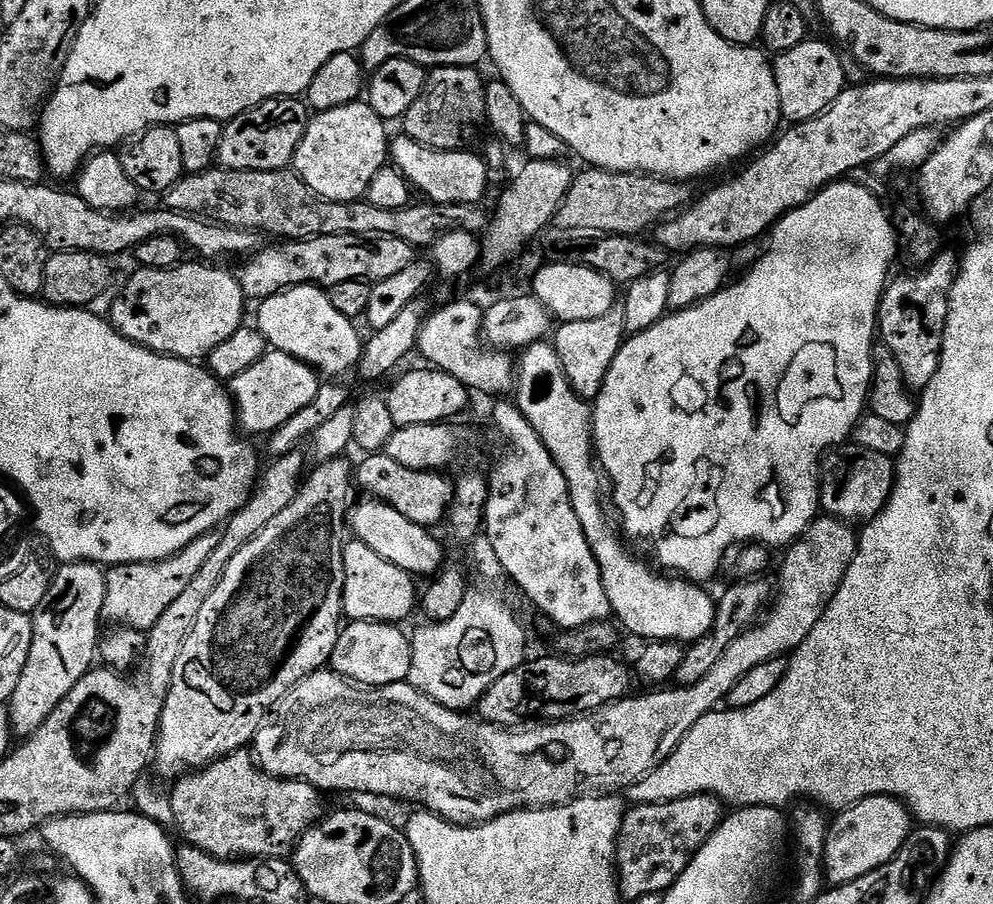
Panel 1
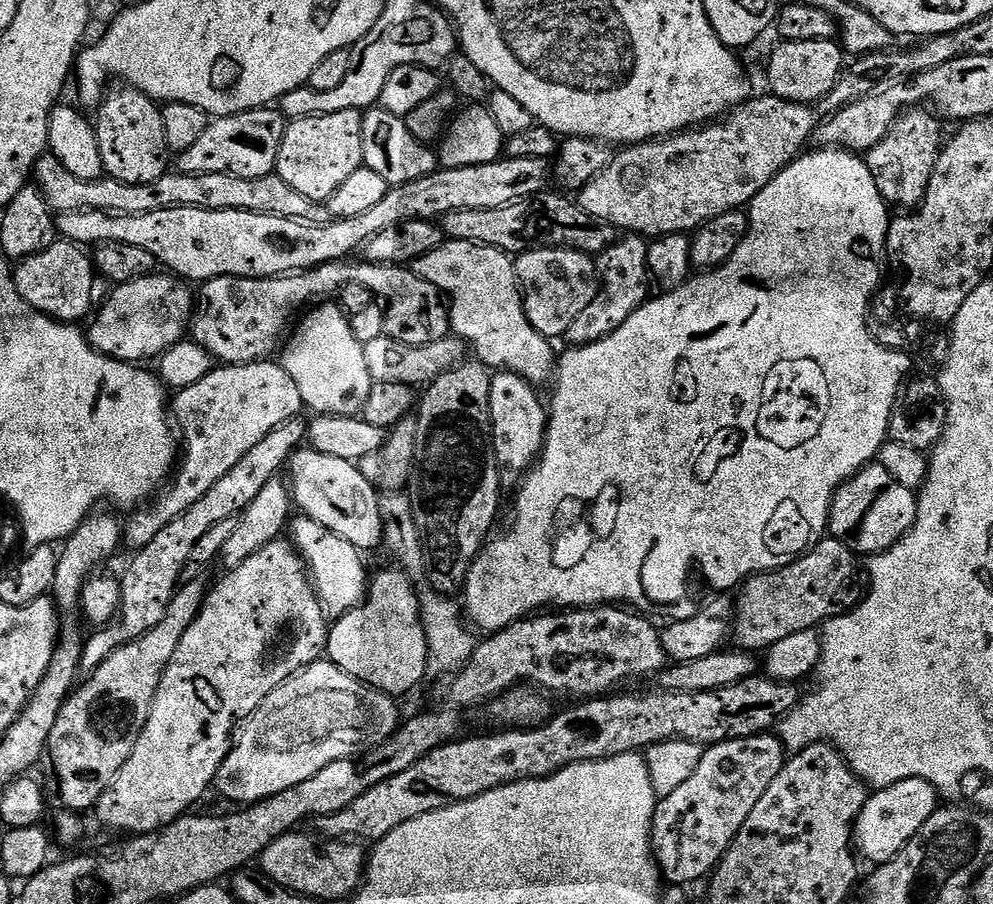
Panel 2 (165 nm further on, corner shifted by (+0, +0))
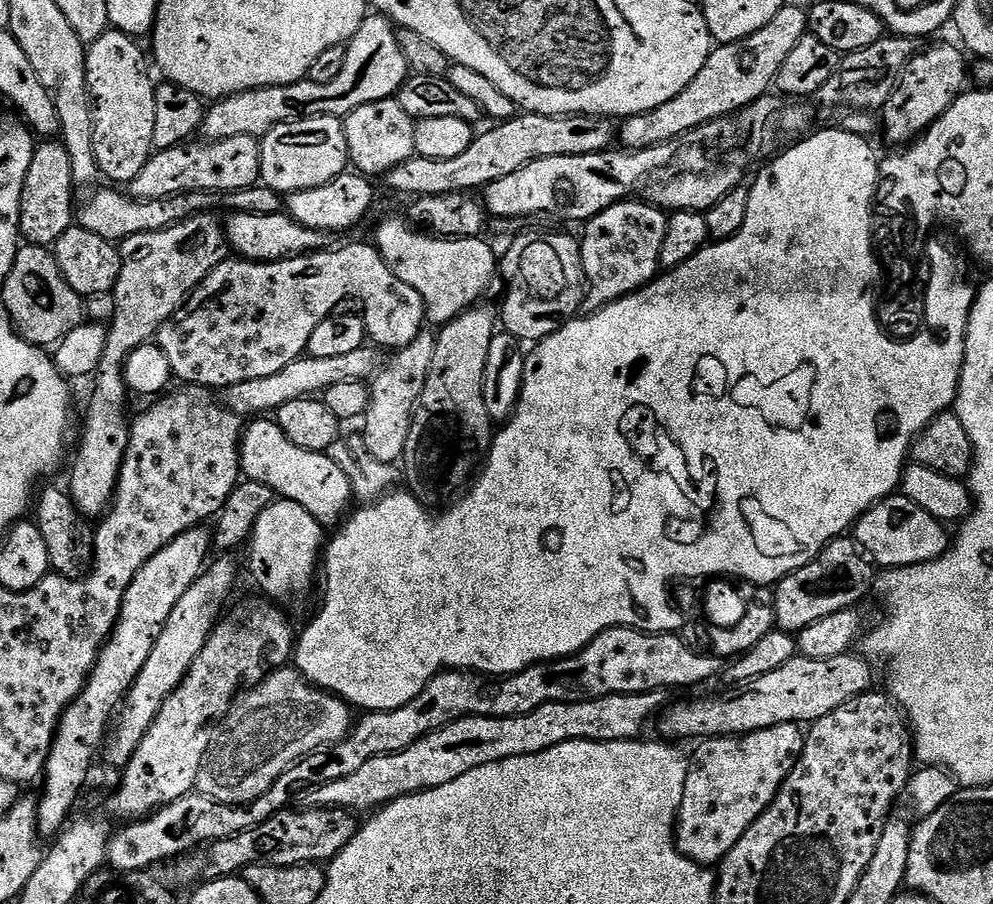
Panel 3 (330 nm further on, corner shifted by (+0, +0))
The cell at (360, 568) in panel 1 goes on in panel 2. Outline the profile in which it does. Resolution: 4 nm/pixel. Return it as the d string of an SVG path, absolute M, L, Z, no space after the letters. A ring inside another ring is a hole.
M303 514L291 521L290 539L304 559L312 587L315 588L316 597L322 606L322 614L329 622L341 620L350 609L364 602L364 597L368 594L370 572L364 569L365 557L359 548L346 542L346 538L338 538L334 530L326 530L326 526Z

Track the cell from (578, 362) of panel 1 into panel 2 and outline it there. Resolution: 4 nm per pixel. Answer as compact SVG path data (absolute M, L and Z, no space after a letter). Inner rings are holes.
M624 234L617 238L607 250L595 257L600 289L597 291L594 302L590 302L590 306L586 306L586 310L582 310L582 314L578 314L578 319L570 325L570 330L566 330L563 339L571 347L581 348L614 334L614 330L618 330L618 326L622 326L622 322L626 322L630 314L637 312L646 303L650 296L648 246L649 241L645 237Z

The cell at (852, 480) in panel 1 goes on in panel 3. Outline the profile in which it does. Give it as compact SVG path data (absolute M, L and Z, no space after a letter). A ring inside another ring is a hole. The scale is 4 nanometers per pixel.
M893 494L880 500L873 508L866 510L866 514L860 516L854 525L854 539L872 555L873 561L881 569L905 568L936 560L949 551L950 532L948 536L948 532L944 528L947 527L941 521L936 520L934 514L922 510L922 506L918 506L918 502L910 502L910 498L906 498L903 494Z

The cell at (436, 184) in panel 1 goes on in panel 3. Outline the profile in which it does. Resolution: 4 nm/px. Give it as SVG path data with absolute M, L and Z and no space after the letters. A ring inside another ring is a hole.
M399 99L379 100L366 106L358 106L358 110L343 117L343 121L348 158L357 173L369 178L380 178L394 166L416 155L416 121L410 114L406 114L406 110L402 110Z

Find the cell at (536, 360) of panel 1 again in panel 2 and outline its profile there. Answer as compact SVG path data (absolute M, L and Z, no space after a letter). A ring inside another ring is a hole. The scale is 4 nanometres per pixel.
M448 240L438 245L433 252L410 265L426 282L430 282L444 293L450 305L450 328L464 341L469 349L476 351L475 359L489 370L513 372L533 386L541 386L553 379L558 363L558 352L552 349L553 341L544 336L528 321L524 309L524 293L520 291L520 282L516 279L516 265L513 257L490 246L474 242Z

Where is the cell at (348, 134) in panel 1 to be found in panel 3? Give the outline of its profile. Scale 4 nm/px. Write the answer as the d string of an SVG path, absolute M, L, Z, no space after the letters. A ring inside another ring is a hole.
M308 116L304 120L287 120L284 124L274 126L274 130L267 132L260 140L259 183L281 194L314 190L318 186L326 186L326 182L343 176L349 164L346 130L344 121L339 116Z

